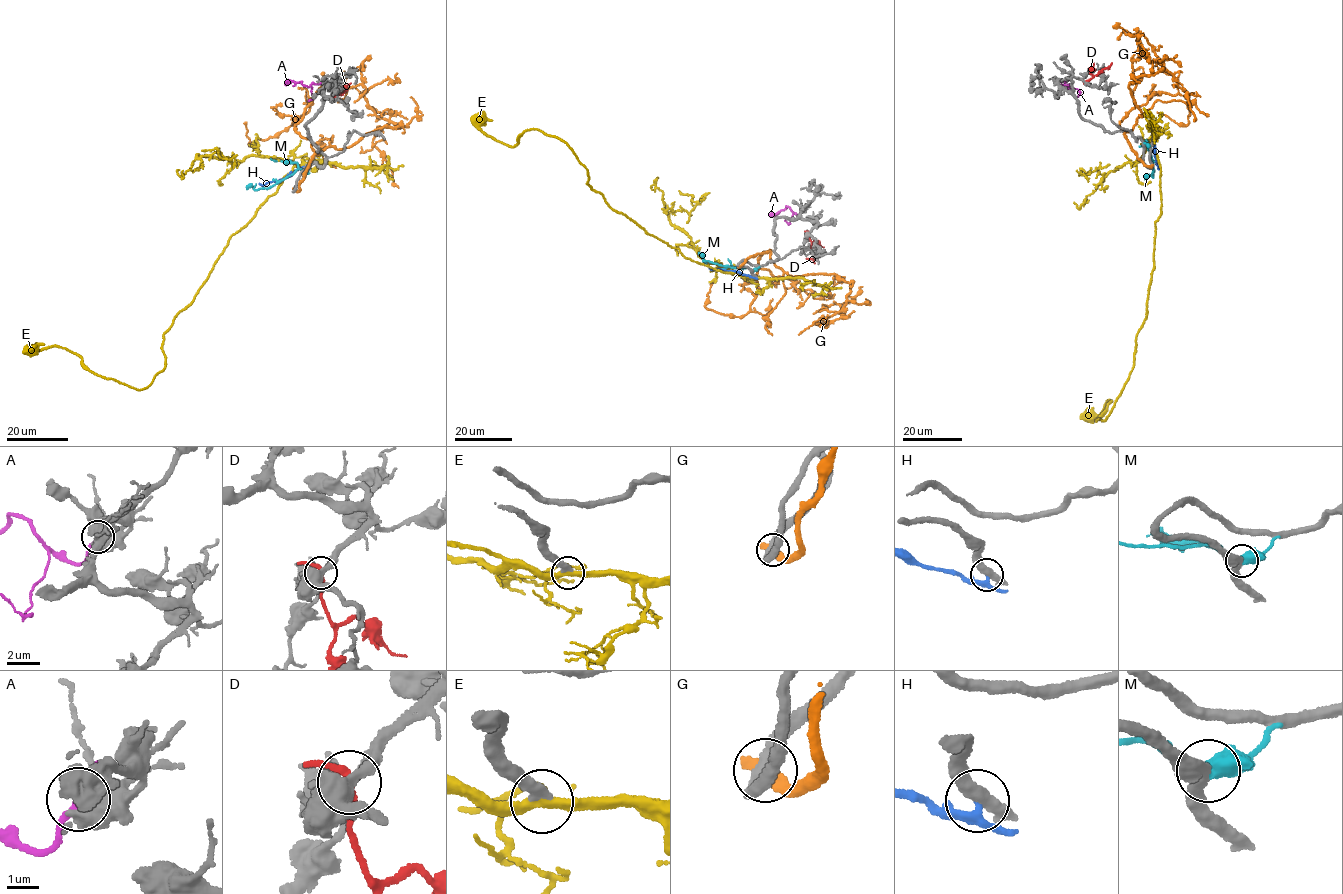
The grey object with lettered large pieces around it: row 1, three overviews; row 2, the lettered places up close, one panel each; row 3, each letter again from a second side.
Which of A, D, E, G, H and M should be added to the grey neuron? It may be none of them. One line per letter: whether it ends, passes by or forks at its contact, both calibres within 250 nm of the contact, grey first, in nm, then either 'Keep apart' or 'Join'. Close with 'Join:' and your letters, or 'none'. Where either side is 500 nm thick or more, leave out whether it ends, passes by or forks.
A: Thickness 500 nm (grey) against 200 nm. Keep apart
D: It passes by. Thickness 480 nm (grey) against 190 nm. Keep apart
E: It passes by. Thickness 360 nm (grey) against 400 nm. Join
G: It ends there. Thickness 320 nm (grey) against 440 nm. Keep apart
H: It passes by. Thickness 380 nm (grey) against 240 nm. Keep apart
M: Thickness 320 nm (grey) against 500 nm. Keep apart
Join: E

